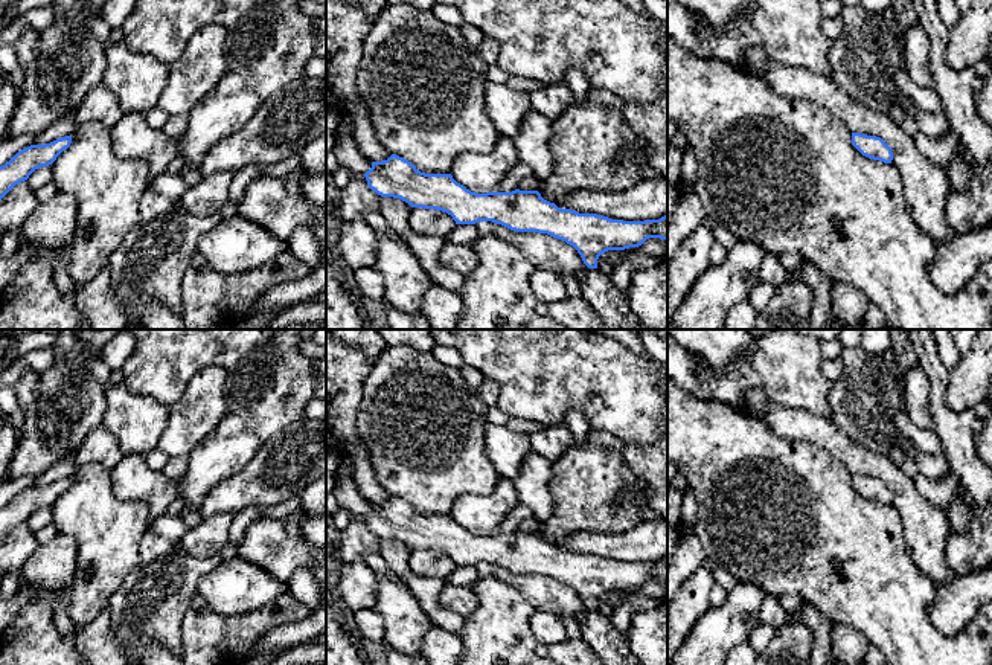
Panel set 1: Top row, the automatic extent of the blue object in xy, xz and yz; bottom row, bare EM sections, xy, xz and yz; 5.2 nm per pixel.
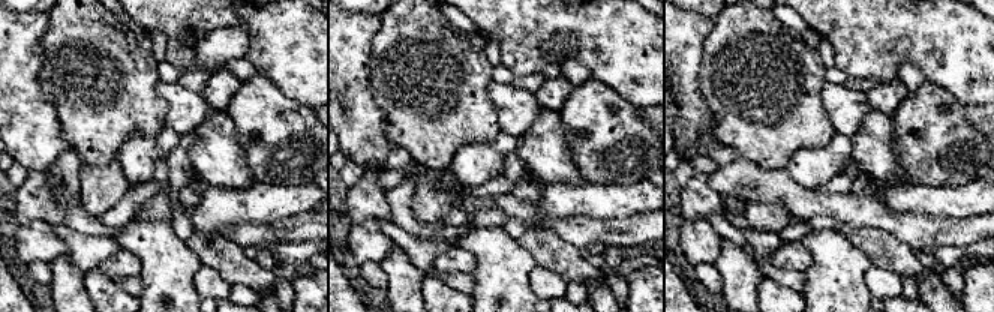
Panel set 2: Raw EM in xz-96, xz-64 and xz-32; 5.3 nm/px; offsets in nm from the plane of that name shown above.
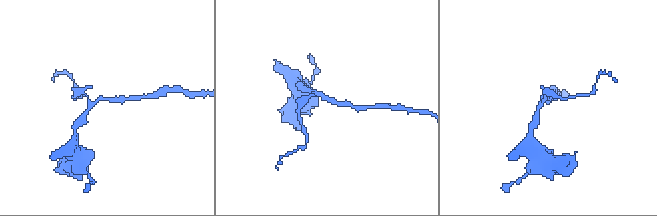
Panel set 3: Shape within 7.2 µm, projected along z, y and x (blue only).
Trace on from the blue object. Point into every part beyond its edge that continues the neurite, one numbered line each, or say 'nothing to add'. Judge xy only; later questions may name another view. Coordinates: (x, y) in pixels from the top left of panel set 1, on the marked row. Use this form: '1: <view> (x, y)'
nothing to add

